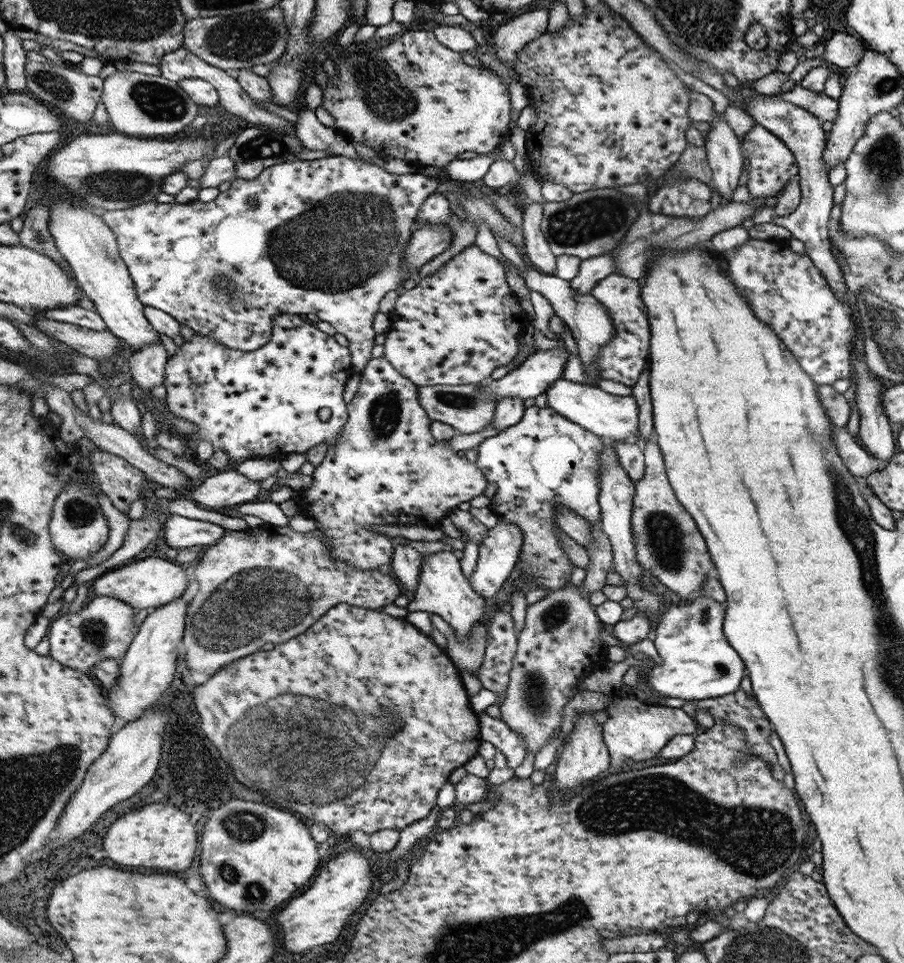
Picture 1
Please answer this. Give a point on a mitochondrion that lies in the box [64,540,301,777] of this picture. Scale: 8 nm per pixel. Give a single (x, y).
(94, 631)

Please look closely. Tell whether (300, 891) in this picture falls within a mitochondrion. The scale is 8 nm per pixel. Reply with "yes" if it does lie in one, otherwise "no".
no

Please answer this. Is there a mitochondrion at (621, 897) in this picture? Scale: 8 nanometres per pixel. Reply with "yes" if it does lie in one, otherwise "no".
no

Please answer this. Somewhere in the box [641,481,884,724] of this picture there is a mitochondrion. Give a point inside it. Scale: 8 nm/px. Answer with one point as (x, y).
(721, 668)

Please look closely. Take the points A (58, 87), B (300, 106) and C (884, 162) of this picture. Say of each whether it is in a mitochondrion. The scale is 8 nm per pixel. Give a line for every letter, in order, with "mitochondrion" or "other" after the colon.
A: mitochondrion
B: other
C: mitochondrion

